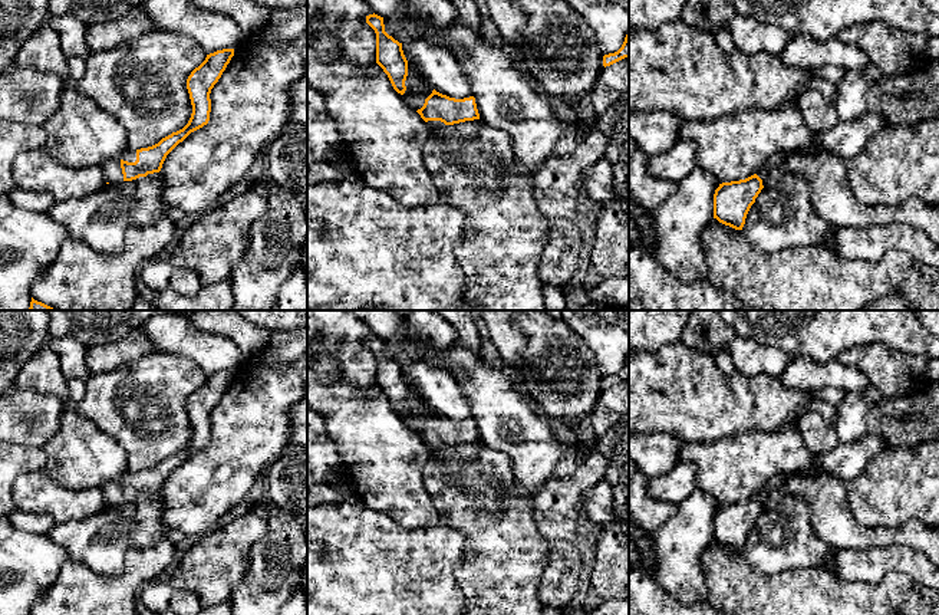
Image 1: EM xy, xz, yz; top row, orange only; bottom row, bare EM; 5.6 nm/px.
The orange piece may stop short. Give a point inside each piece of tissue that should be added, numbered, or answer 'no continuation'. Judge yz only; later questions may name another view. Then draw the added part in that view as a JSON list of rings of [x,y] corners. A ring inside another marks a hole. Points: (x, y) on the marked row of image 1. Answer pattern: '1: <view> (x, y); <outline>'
1: yz (813, 148); [[[810,142],[810,145],[805,149],[800,149],[795,152],[788,152],[788,154],[775,154],[772,155],[758,171],[757,175],[762,180],[764,175],[774,168],[775,165],[778,165],[780,162],[782,162],[785,158],[788,158],[790,155],[794,154],[800,154],[800,155],[817,155],[824,152],[823,147],[816,144],[816,142]]]

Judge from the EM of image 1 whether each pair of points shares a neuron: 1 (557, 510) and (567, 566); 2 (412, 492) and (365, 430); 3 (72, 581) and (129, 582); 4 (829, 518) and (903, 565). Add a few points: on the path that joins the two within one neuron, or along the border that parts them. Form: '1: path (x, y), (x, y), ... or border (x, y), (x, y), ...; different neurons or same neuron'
1: path (560, 525), (564, 535), (564, 552); same neuron
2: path (396, 476), (386, 466), (386, 459), (378, 446); same neuron
3: path (86, 585), (115, 585); same neuron
4: border (843, 548), (876, 549), (899, 545), (912, 548); different neurons

